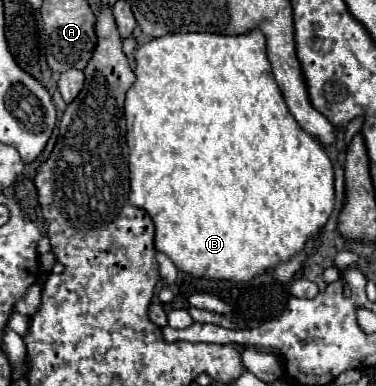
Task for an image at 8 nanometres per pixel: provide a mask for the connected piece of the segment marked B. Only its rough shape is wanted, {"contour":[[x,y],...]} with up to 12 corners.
{"contour":[[168,34],[126,92],[130,202],[178,270],[316,238],[334,168],[266,38]]}

